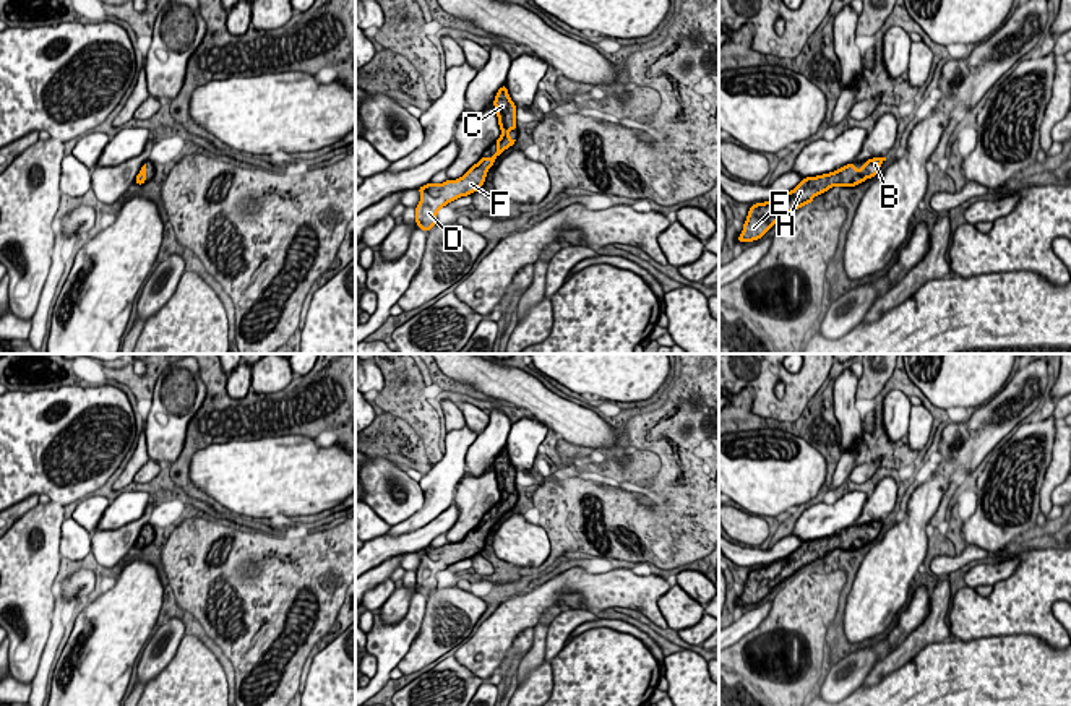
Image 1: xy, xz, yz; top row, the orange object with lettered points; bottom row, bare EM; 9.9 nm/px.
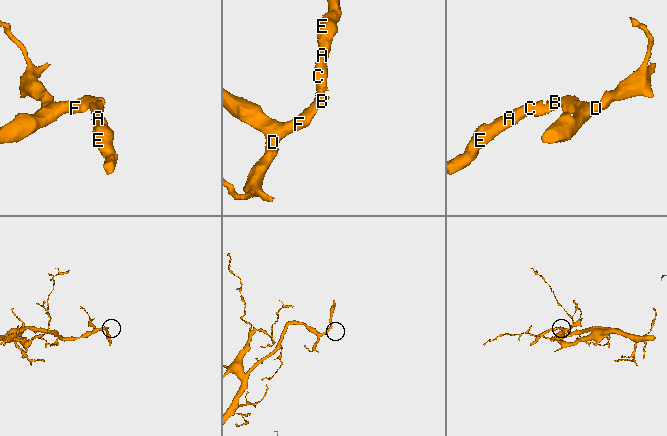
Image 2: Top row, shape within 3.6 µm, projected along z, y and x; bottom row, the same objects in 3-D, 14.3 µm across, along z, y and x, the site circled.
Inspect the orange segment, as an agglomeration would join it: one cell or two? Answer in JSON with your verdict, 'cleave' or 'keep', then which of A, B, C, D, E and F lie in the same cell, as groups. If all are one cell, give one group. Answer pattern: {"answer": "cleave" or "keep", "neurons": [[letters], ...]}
{"answer": "keep", "neurons": [["A", "B", "C", "D", "E", "F"]]}

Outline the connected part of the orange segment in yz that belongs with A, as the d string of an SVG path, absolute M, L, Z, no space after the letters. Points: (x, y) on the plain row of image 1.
M873 521L862 527L860 534L855 534L855 526L842 529L841 532L803 542L794 553L771 565L751 568L746 584L743 586L742 599L737 599L737 605L753 605L761 602L777 584L782 584L795 573L810 568L816 558L823 558L829 552L855 550L867 542L873 542L886 521Z

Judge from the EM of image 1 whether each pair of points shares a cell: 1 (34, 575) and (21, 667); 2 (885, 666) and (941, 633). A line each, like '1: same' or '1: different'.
1: same
2: same

